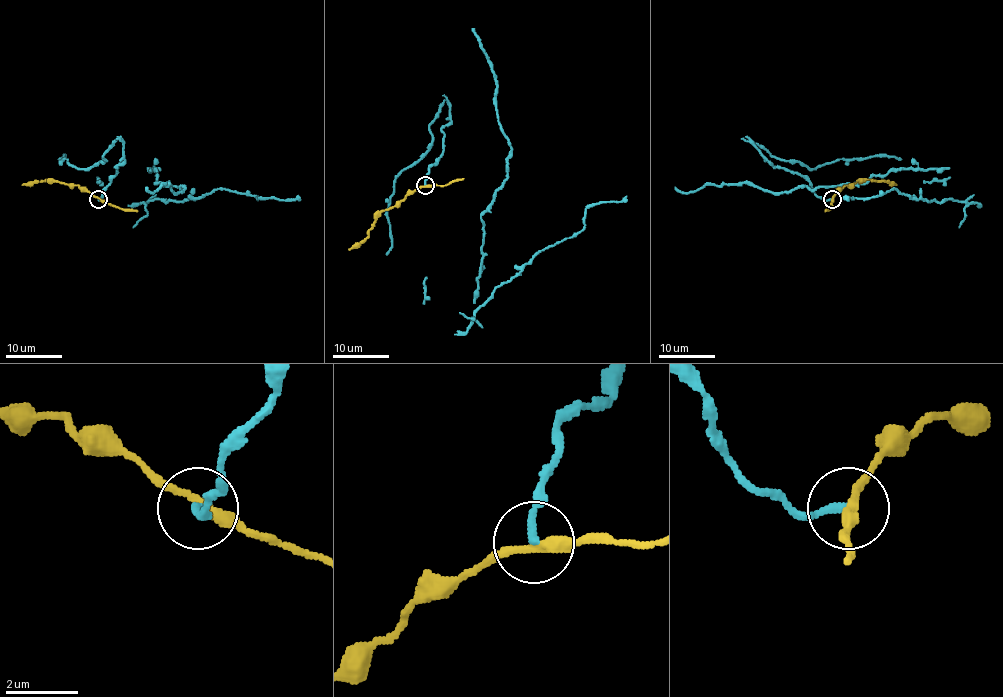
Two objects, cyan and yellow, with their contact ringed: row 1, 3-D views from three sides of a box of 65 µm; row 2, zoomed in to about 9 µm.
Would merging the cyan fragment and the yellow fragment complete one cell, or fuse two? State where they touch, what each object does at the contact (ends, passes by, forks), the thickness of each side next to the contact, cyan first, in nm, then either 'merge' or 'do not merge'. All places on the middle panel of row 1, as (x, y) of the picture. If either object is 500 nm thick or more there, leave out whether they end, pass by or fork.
at (425, 185); cyan ends there; yellow passes by; 220 nm thick on the cyan side, 280 nm on the other; do not merge

